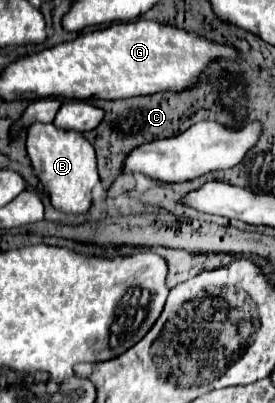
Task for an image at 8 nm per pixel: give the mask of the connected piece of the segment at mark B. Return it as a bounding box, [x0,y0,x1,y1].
[26,124,100,214]

